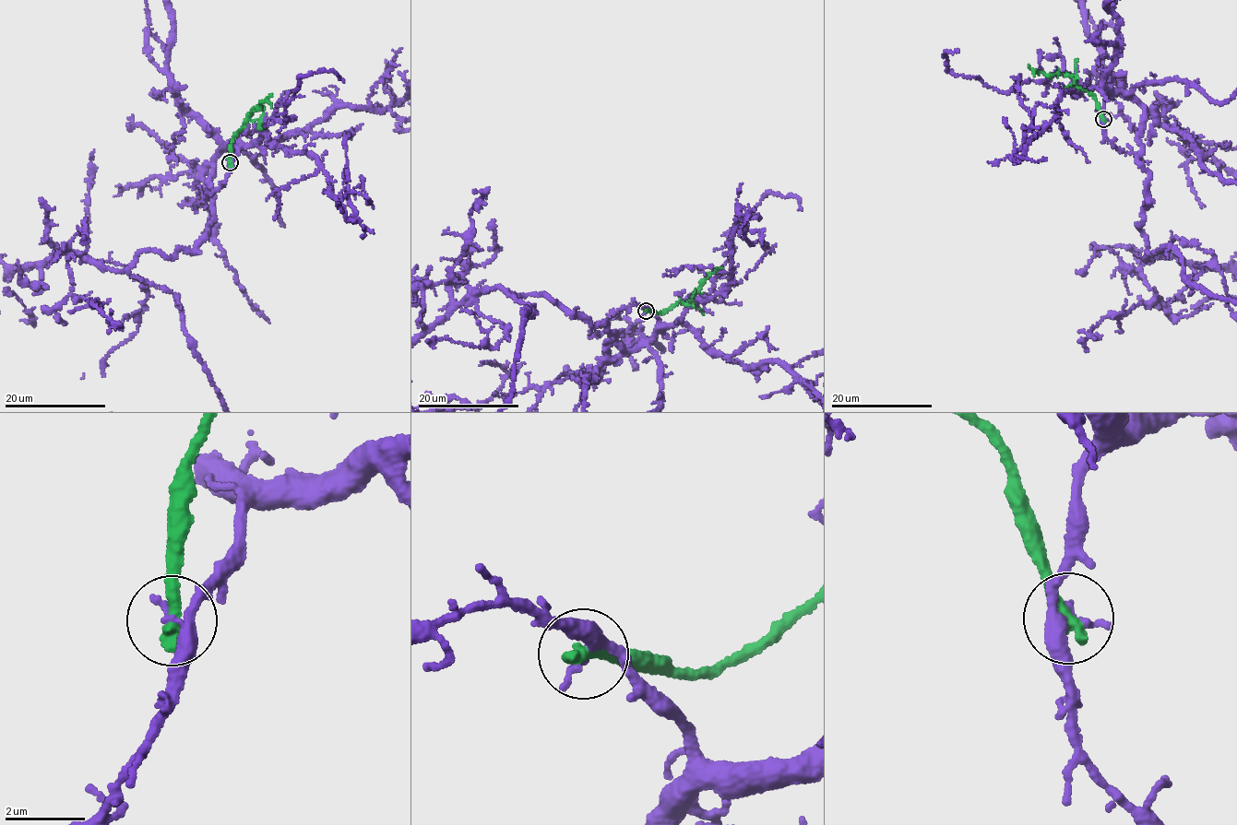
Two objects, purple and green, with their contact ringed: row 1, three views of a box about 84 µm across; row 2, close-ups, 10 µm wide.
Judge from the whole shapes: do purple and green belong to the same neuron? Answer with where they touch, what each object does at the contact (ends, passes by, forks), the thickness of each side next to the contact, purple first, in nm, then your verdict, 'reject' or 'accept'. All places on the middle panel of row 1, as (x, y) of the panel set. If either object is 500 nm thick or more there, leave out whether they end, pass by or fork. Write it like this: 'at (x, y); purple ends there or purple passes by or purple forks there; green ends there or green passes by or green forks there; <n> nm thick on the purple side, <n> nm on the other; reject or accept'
at (646, 311); purple passes by; green ends there; 240 nm thick on the purple side, 380 nm on the other; reject

